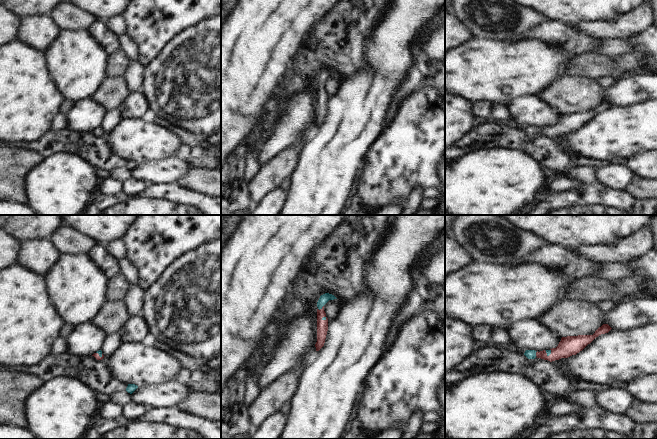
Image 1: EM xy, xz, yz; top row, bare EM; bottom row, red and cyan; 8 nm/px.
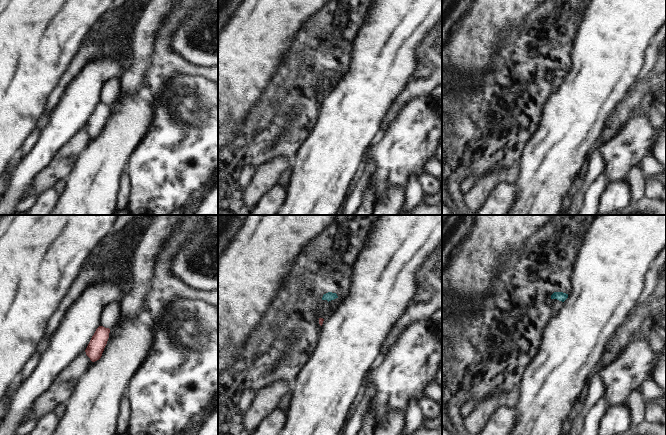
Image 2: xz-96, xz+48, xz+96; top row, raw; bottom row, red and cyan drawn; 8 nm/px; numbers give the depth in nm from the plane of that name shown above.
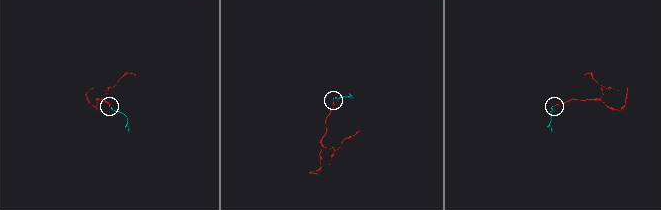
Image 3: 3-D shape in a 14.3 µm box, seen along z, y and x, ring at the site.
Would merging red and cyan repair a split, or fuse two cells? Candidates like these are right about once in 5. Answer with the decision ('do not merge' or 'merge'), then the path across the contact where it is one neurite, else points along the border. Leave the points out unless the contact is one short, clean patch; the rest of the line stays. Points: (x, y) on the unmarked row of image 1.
merge | across xz (322, 101), (320, 85), (320, 79), (324, 74)

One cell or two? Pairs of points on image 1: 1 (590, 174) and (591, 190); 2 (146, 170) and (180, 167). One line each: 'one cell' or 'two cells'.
1: two cells
2: one cell

